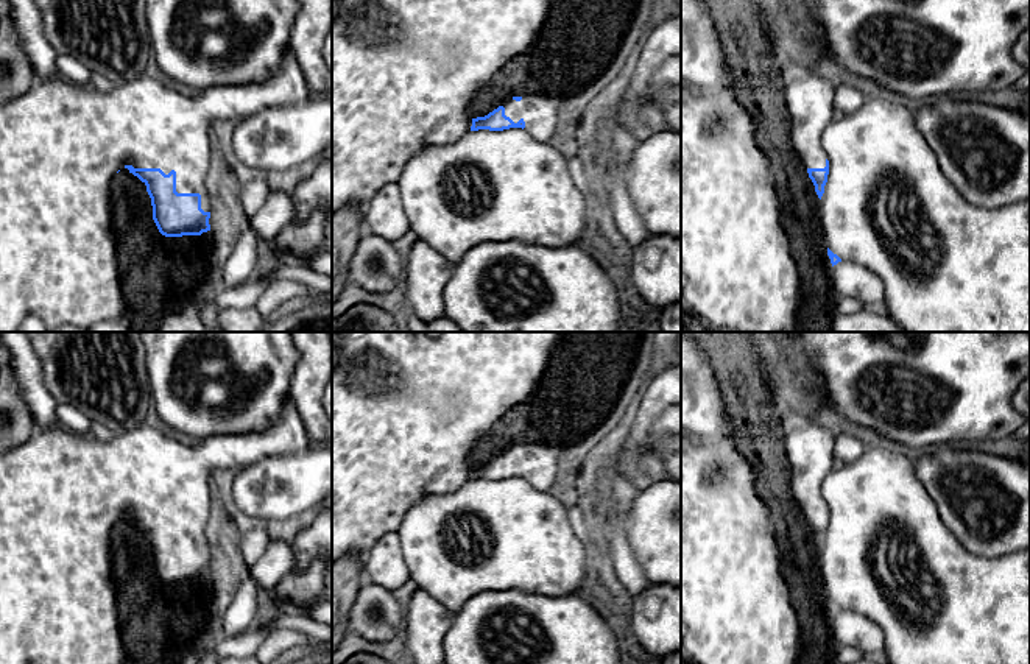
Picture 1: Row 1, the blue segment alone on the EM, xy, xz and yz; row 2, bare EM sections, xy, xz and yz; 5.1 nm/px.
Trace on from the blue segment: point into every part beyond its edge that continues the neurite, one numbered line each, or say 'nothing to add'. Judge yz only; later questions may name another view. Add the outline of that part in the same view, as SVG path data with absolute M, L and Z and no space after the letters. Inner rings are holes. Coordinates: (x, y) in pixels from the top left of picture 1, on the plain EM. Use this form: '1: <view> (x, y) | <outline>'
1: yz (809, 445) | M773 404L784 432L784 447L792 466L790 489L806 517L824 517L823 483L837 466L835 427L823 421L804 421Z

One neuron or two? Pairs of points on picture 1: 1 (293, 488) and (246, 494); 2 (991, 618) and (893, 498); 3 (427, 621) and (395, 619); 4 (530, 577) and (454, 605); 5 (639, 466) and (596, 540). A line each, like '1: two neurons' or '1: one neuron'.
1: one neuron
2: one neuron
3: two neurons
4: one neuron
5: one neuron

